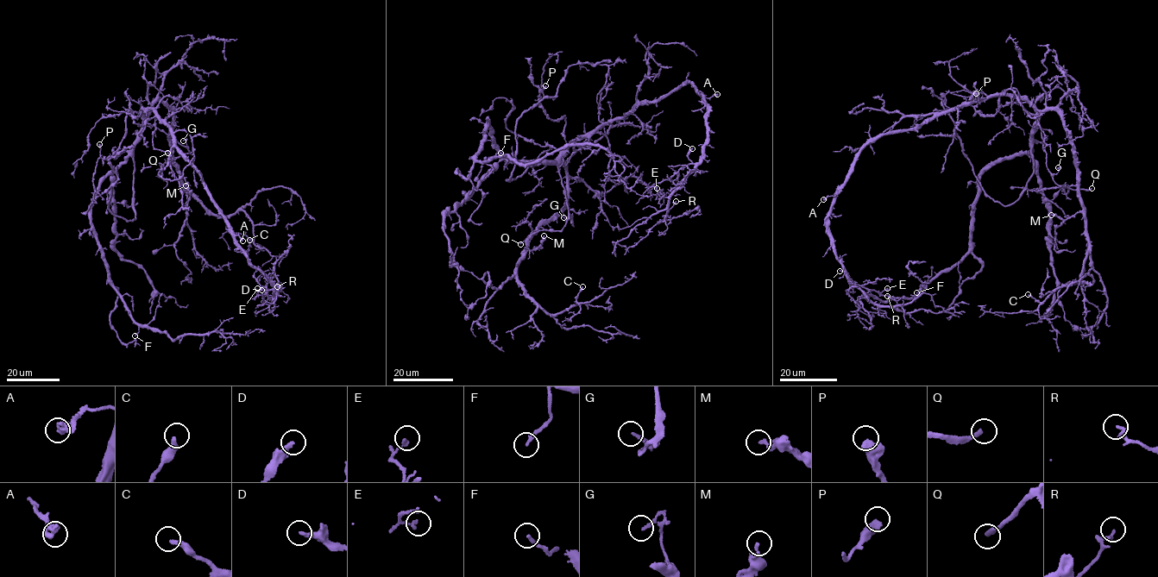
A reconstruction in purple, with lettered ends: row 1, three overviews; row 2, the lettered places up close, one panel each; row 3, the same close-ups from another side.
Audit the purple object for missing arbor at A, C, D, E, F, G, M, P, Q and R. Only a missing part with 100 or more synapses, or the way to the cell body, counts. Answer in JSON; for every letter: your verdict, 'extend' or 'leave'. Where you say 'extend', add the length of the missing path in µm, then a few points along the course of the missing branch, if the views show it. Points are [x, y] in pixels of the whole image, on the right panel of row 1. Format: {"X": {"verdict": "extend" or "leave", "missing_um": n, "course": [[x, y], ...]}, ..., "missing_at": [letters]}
{"A": {"verdict": "leave"}, "C": {"verdict": "leave"}, "D": {"verdict": "leave"}, "E": {"verdict": "leave"}, "F": {"verdict": "leave"}, "G": {"verdict": "leave"}, "M": {"verdict": "leave"}, "P": {"verdict": "leave"}, "Q": {"verdict": "extend", "missing_um": 45, "course": [[1091, 188], [1111, 159], [1122, 152], [1128, 142], [1139, 144], [1148, 137], [1153, 141]]}, "R": {"verdict": "leave"}, "missing_at": ["Q"]}

